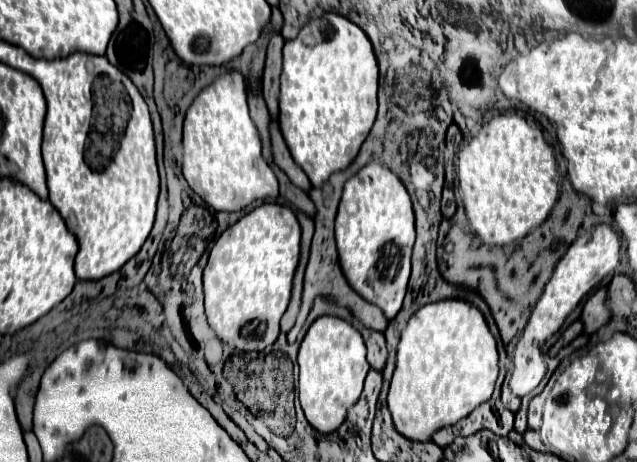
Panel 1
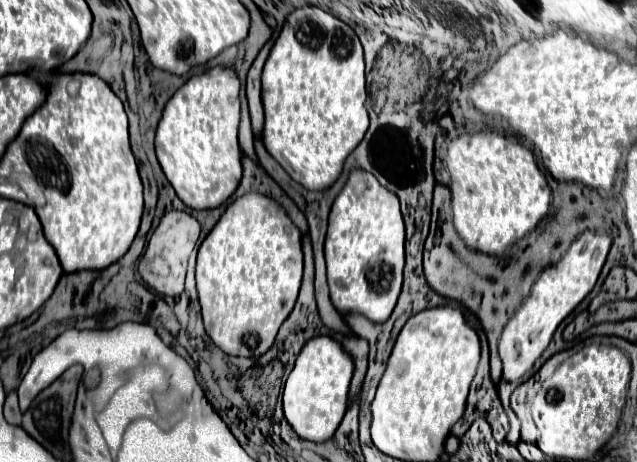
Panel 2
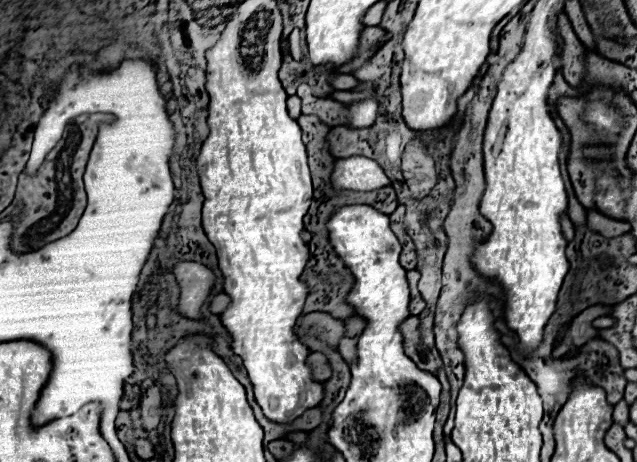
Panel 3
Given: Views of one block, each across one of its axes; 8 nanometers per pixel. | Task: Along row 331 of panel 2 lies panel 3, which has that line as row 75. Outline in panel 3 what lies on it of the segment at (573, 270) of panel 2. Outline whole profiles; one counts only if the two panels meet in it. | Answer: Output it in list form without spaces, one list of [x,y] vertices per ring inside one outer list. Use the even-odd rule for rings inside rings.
[[[546,18],[542,20],[542,28],[540,28],[540,30],[534,28],[534,22],[528,22],[526,36],[524,36],[524,48],[522,48],[522,52],[518,54],[518,58],[504,70],[504,76],[502,76],[502,80],[500,80],[500,84],[498,84],[498,94],[496,94],[496,98],[494,98],[494,104],[492,104],[492,110],[490,110],[490,116],[488,116],[488,126],[486,126],[486,132],[484,132],[486,192],[484,192],[484,196],[482,196],[482,202],[480,202],[480,214],[486,216],[486,218],[492,222],[494,228],[492,228],[492,234],[482,242],[484,248],[480,248],[480,246],[476,248],[476,252],[474,252],[474,262],[472,262],[480,274],[490,276],[490,278],[498,280],[498,282],[504,286],[504,290],[506,290],[506,310],[504,310],[504,316],[506,316],[508,326],[518,334],[518,338],[520,338],[520,346],[518,346],[518,348],[520,348],[520,352],[524,352],[524,354],[530,354],[532,350],[536,350],[536,348],[540,346],[540,342],[542,342],[542,330],[544,330],[548,318],[550,318],[550,316],[554,314],[554,310],[556,310],[558,290],[560,290],[562,280],[564,280],[568,268],[570,268],[570,266],[568,266],[568,260],[566,260],[566,254],[564,254],[568,240],[564,238],[562,226],[560,226],[560,218],[562,218],[562,214],[566,214],[566,204],[568,204],[566,190],[564,190],[564,180],[562,180],[562,174],[560,174],[560,162],[558,162],[558,154],[560,154],[560,146],[562,146],[562,136],[560,136],[560,132],[558,132],[558,128],[556,128],[556,124],[554,124],[554,120],[552,120],[552,116],[550,116],[550,110],[548,110],[548,90],[550,90],[550,86],[552,86],[552,82],[554,82],[556,72],[561,69],[562,66],[559,56],[561,49],[559,48],[558,50],[558,44],[556,44],[556,31],[552,26],[552,21],[553,20],[549,23],[554,32],[554,38],[552,38],[552,32],[546,28],[546,22],[548,22]]]

